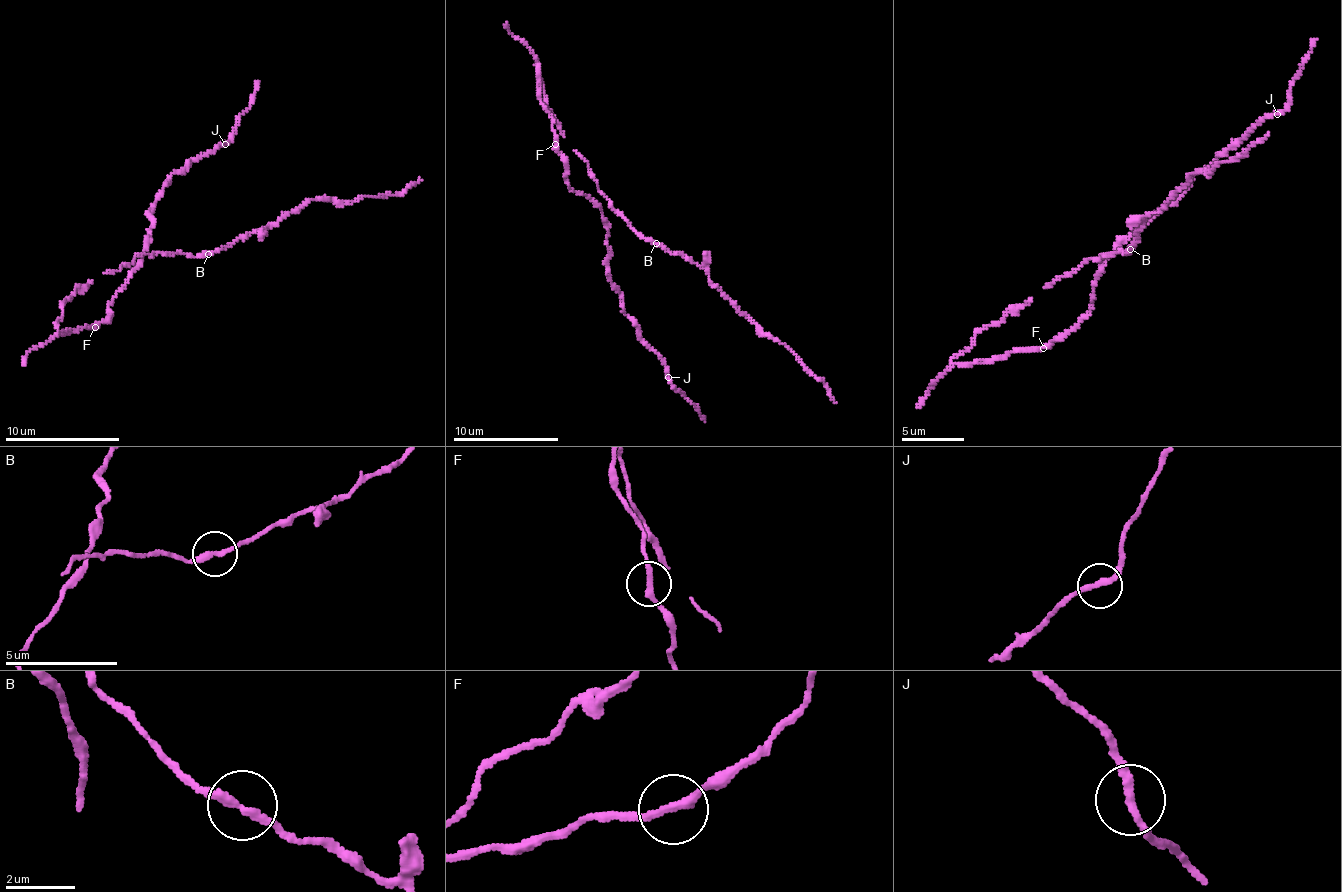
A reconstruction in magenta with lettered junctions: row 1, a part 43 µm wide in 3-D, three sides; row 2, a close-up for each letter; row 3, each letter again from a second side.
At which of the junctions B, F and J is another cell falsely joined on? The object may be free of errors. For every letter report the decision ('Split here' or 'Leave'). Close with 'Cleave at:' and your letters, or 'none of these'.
B: Leave
F: Leave
J: Leave
Cleave at: none of these

